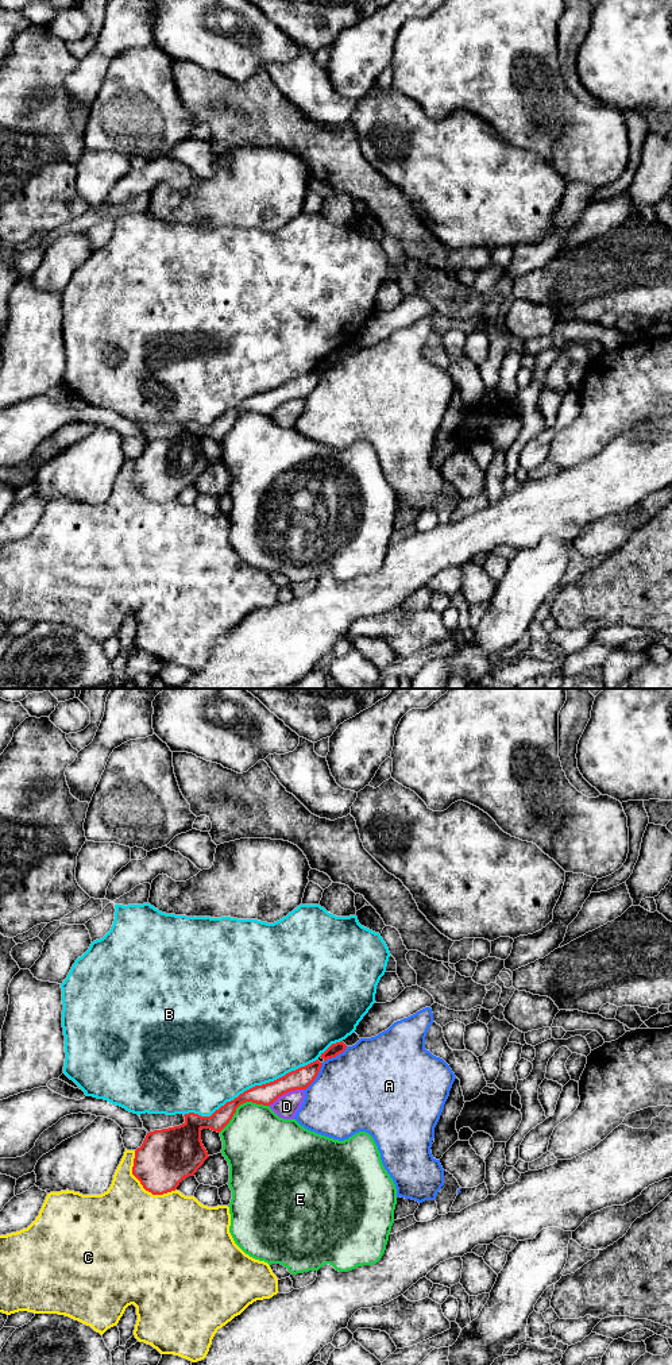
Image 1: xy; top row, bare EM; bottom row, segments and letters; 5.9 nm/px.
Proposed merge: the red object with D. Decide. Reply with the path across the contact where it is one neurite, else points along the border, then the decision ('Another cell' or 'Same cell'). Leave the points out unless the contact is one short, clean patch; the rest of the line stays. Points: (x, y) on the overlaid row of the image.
Another cell

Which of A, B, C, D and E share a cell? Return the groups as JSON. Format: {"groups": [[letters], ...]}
{"groups": [["A"], ["B"], ["C"], ["D"], ["E"]]}

